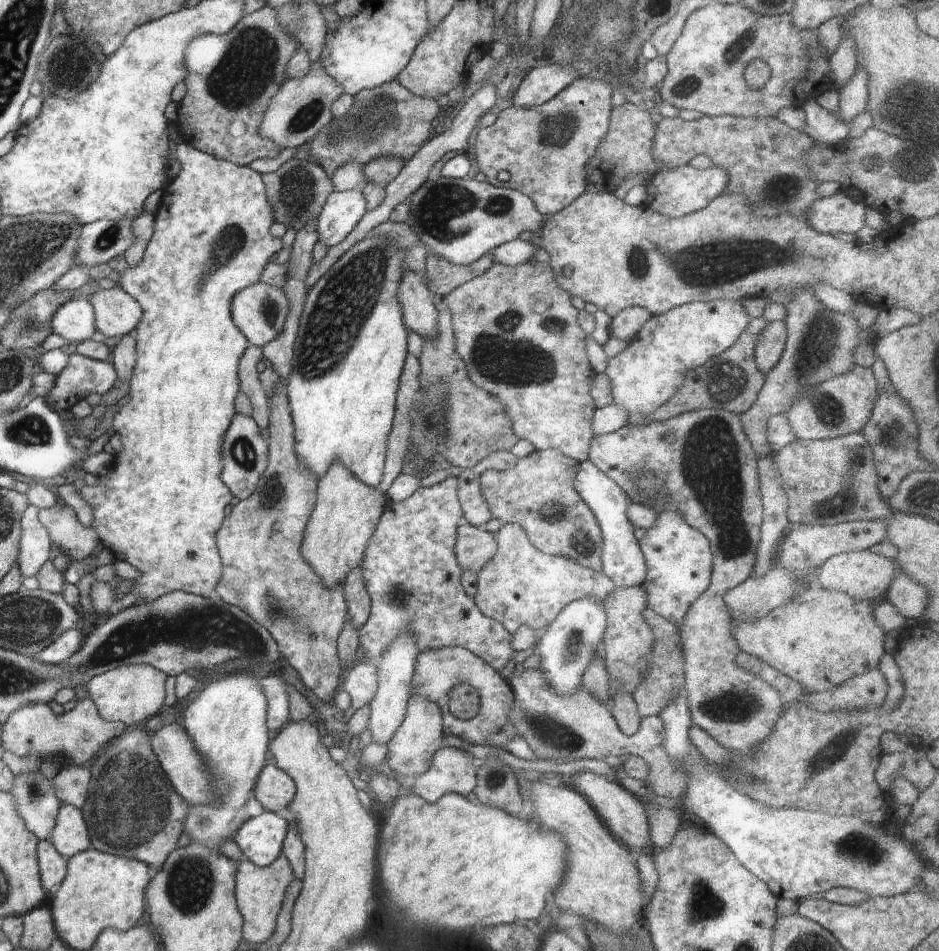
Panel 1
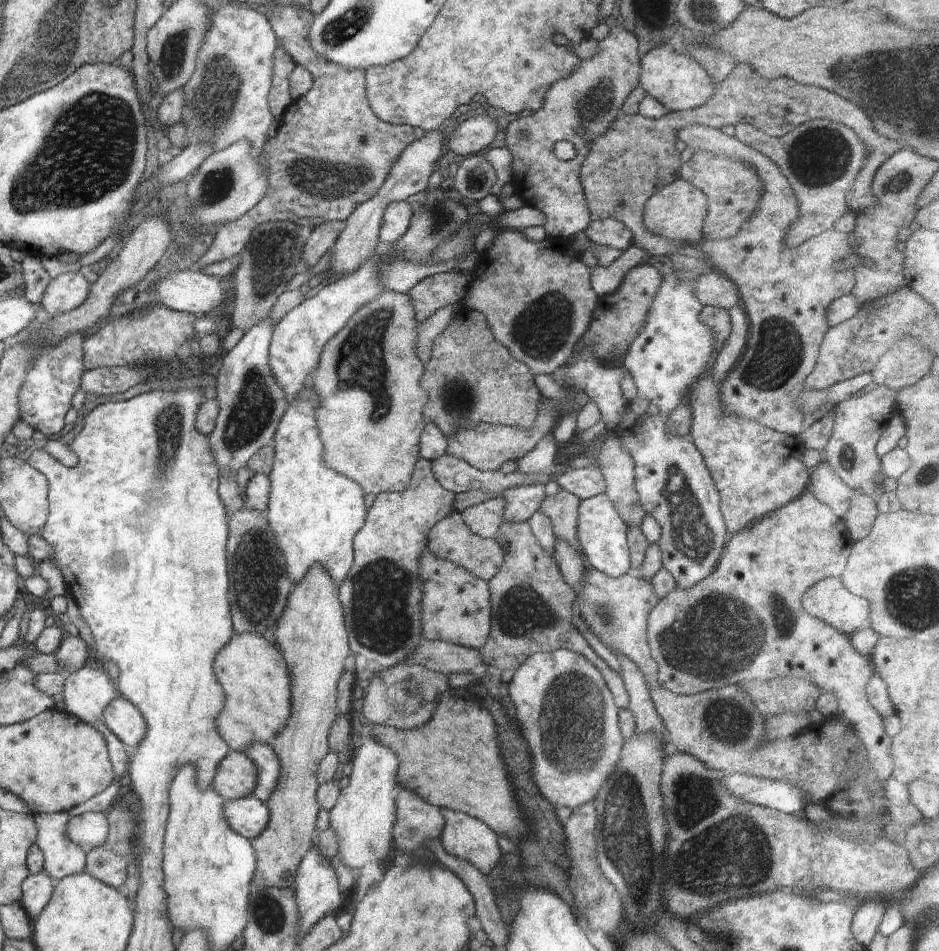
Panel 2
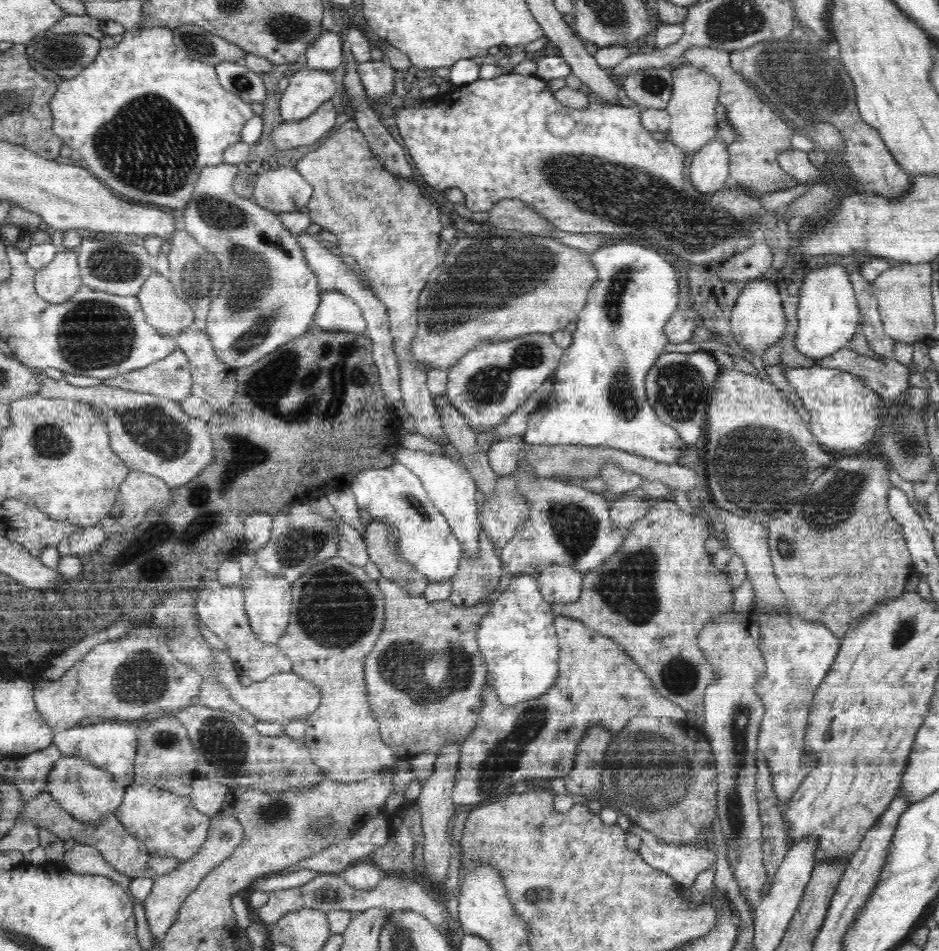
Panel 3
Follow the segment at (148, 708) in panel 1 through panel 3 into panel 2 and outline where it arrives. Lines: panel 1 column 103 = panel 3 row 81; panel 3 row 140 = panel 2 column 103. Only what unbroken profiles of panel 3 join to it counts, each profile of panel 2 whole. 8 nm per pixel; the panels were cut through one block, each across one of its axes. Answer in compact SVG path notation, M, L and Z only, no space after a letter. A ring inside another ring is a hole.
M91 662L66 676L63 693L66 712L86 723L98 720L104 708L120 696L117 682L110 680L104 667Z

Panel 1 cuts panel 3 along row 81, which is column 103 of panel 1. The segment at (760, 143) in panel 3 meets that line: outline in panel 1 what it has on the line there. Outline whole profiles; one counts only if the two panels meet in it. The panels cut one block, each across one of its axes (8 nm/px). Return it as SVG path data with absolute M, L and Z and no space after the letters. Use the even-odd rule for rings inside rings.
M89 697L80 699L70 712L64 712L61 716L56 716L46 703L30 703L11 715L3 725L1 744L4 751L13 753L17 761L30 753L40 754L42 760L51 757L56 760L60 754L68 754L75 765L84 766L86 760L98 754L106 742L114 741L122 730L124 724L106 721L96 702Z

